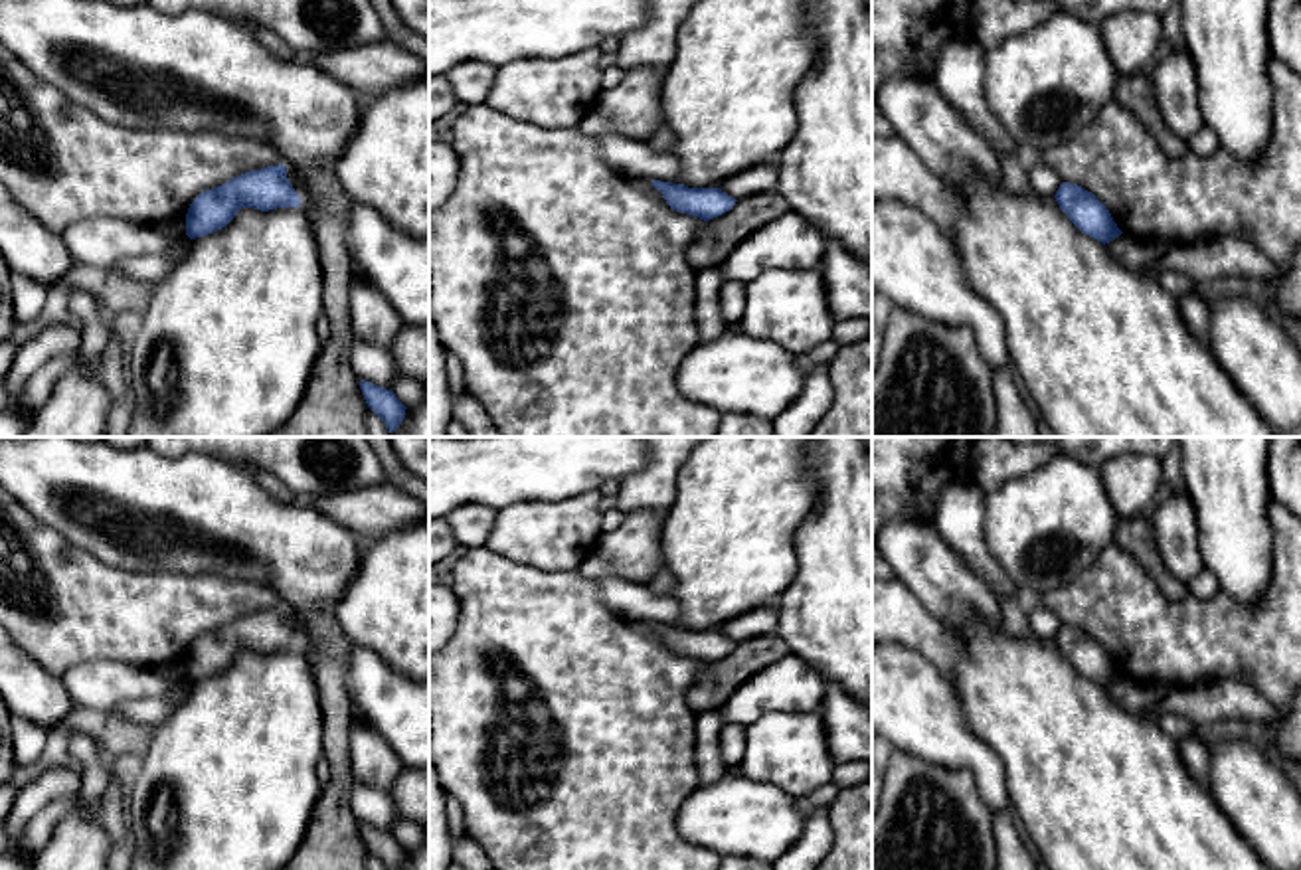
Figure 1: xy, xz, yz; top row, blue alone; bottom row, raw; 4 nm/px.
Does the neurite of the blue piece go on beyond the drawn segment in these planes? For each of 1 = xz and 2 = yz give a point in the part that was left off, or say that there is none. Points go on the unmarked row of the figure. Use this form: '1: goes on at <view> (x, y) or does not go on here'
1: does not go on here
2: does not go on here

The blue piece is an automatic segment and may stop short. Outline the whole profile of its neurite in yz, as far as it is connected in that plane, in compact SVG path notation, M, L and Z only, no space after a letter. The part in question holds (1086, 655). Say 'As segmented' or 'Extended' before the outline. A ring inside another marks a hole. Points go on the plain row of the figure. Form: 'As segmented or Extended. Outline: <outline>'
As segmented. Outline: M1062 625L1054 641L1070 664L1099 686L1105 688L1123 676L1109 652L1085 631Z

